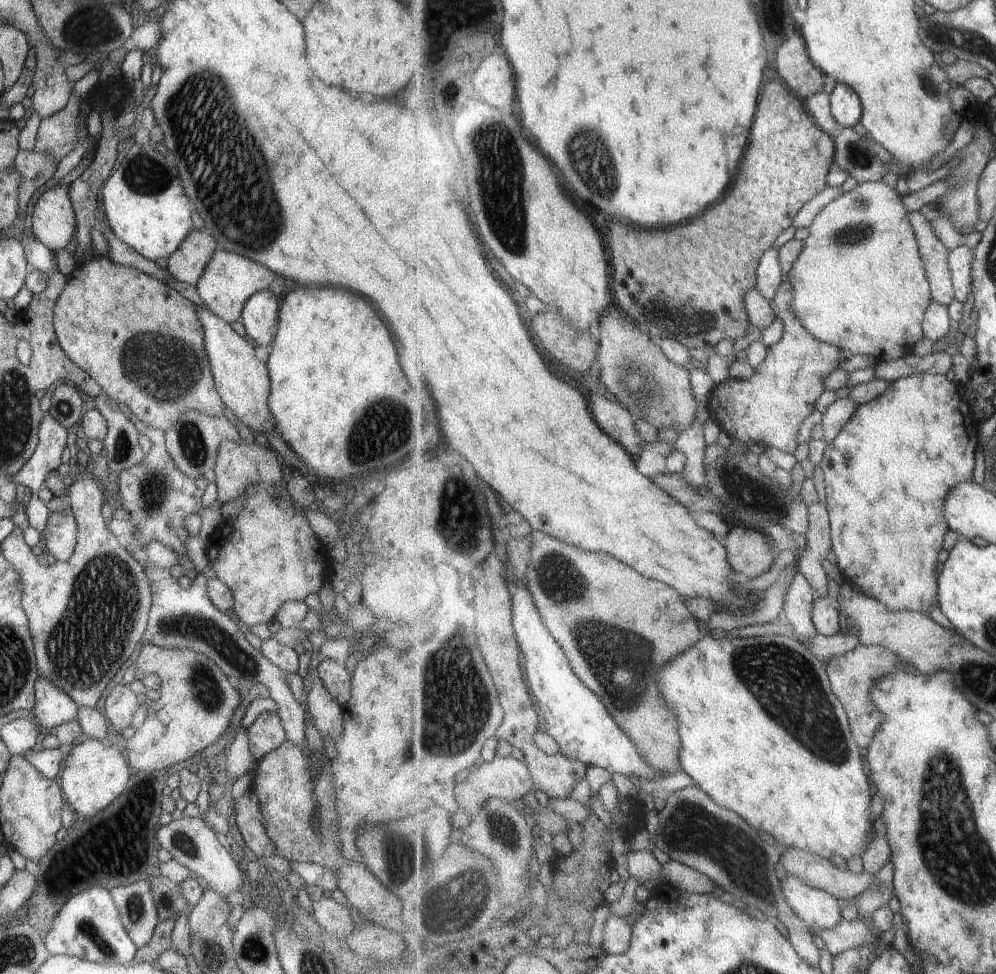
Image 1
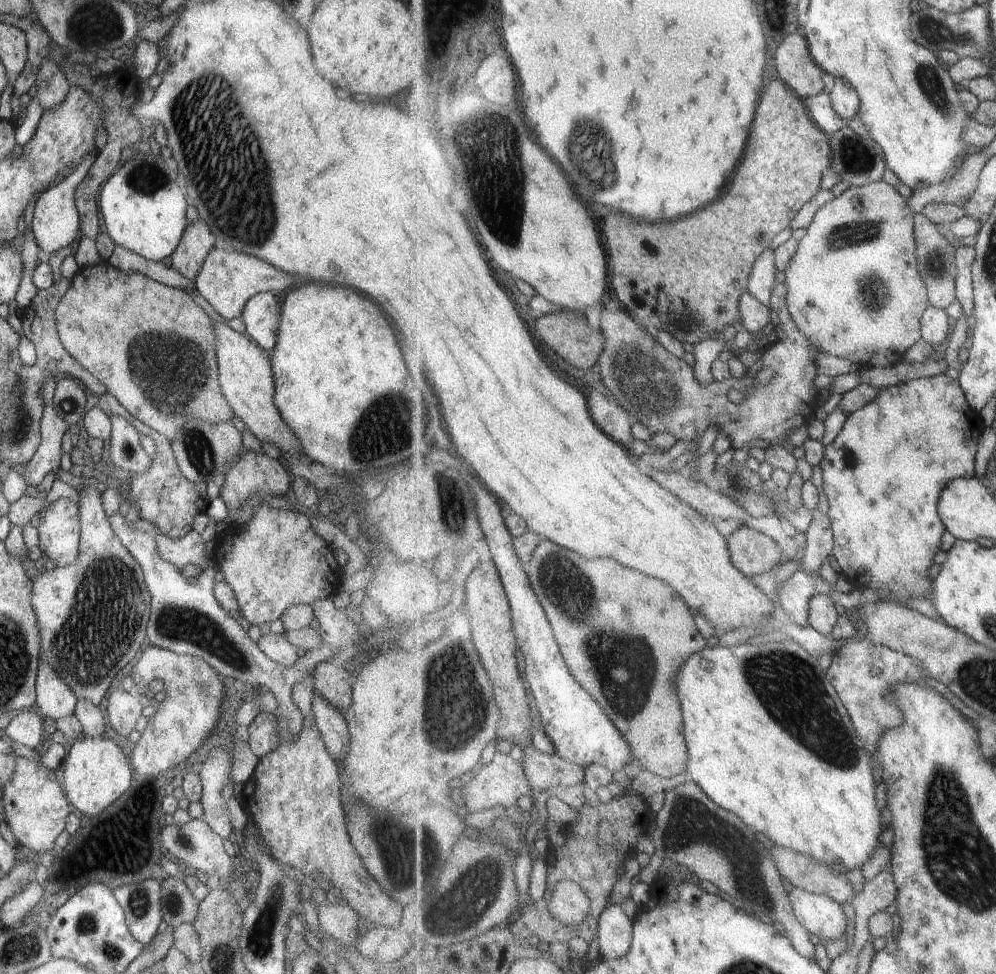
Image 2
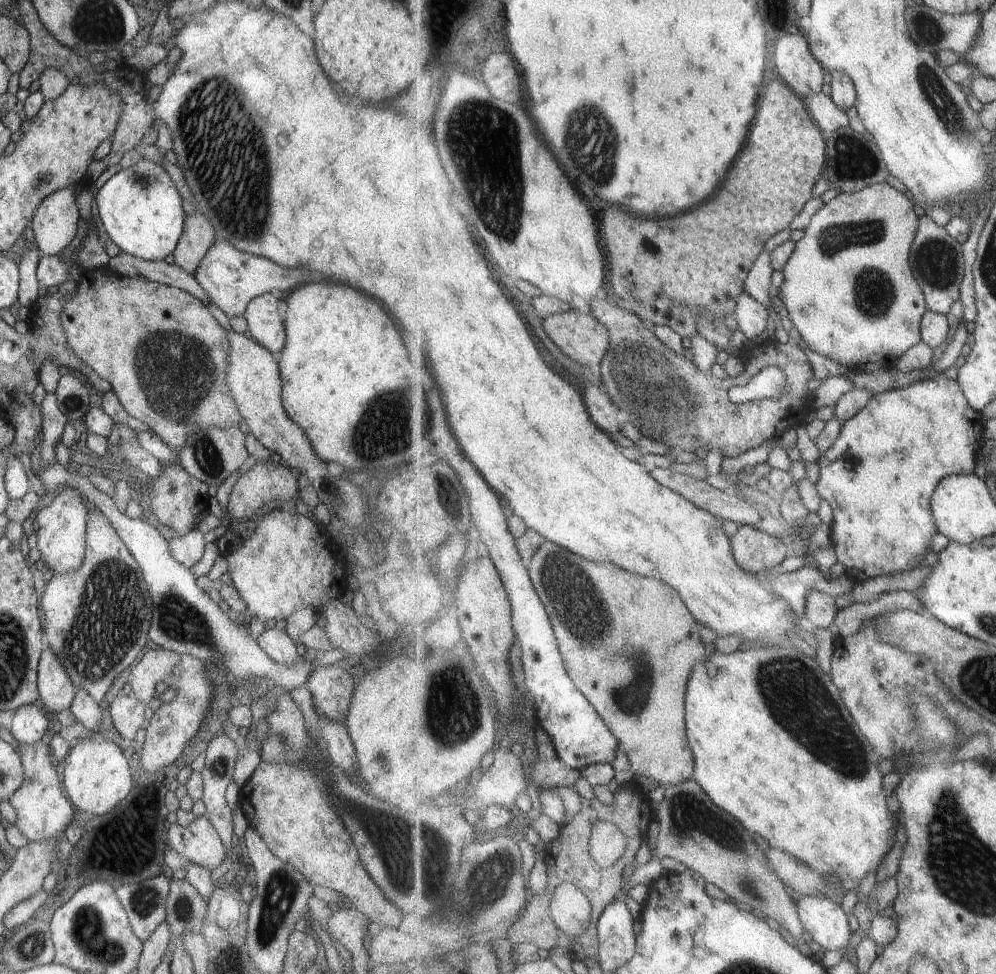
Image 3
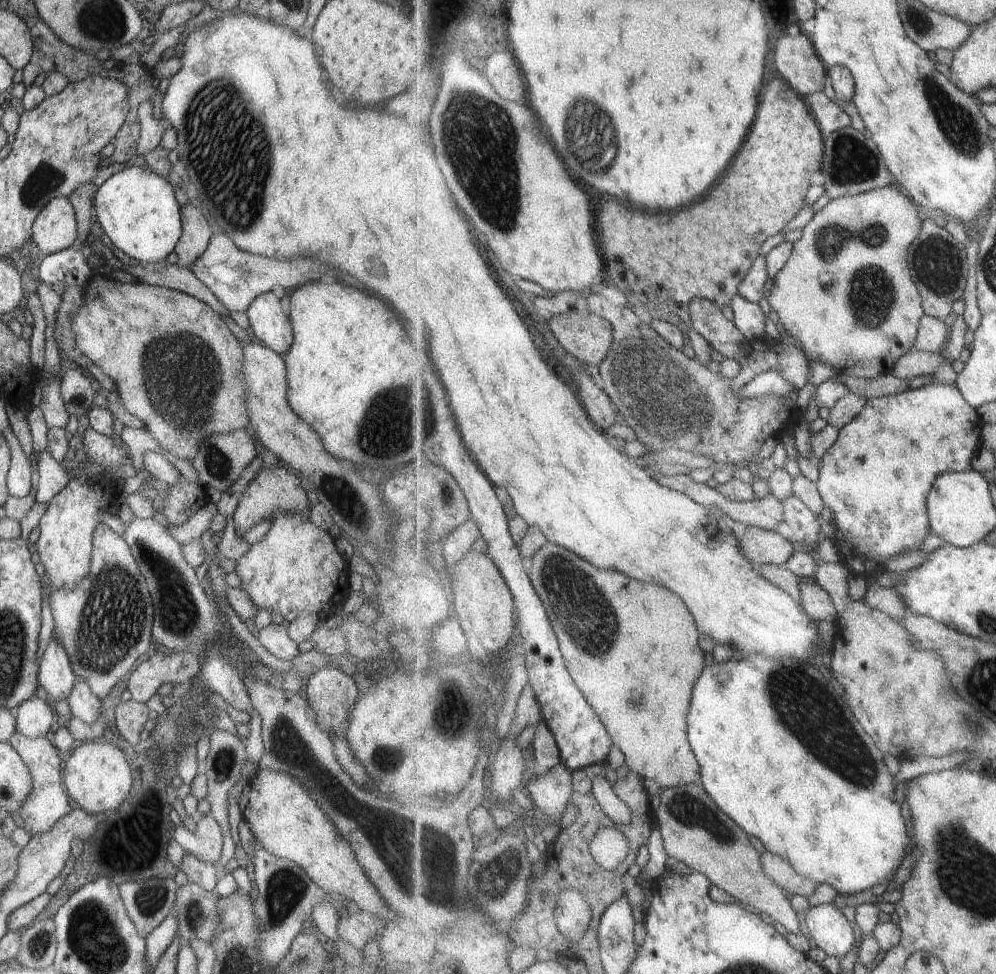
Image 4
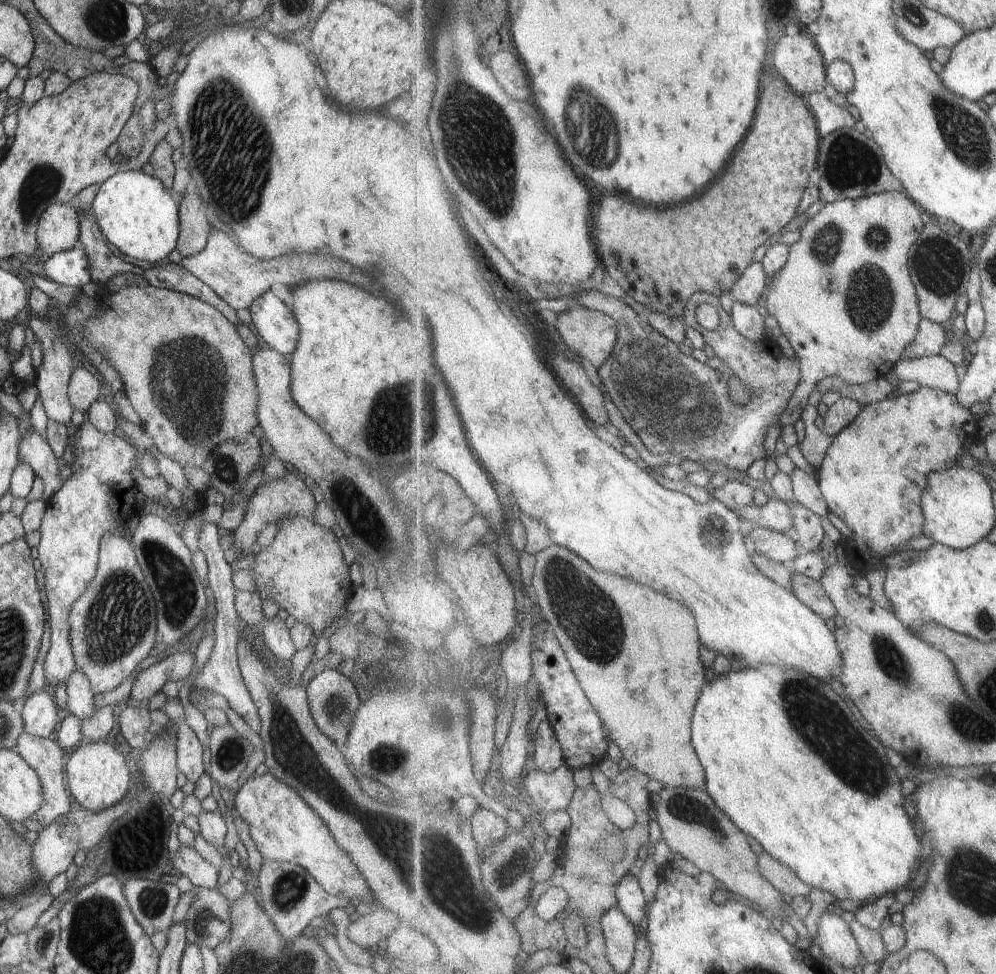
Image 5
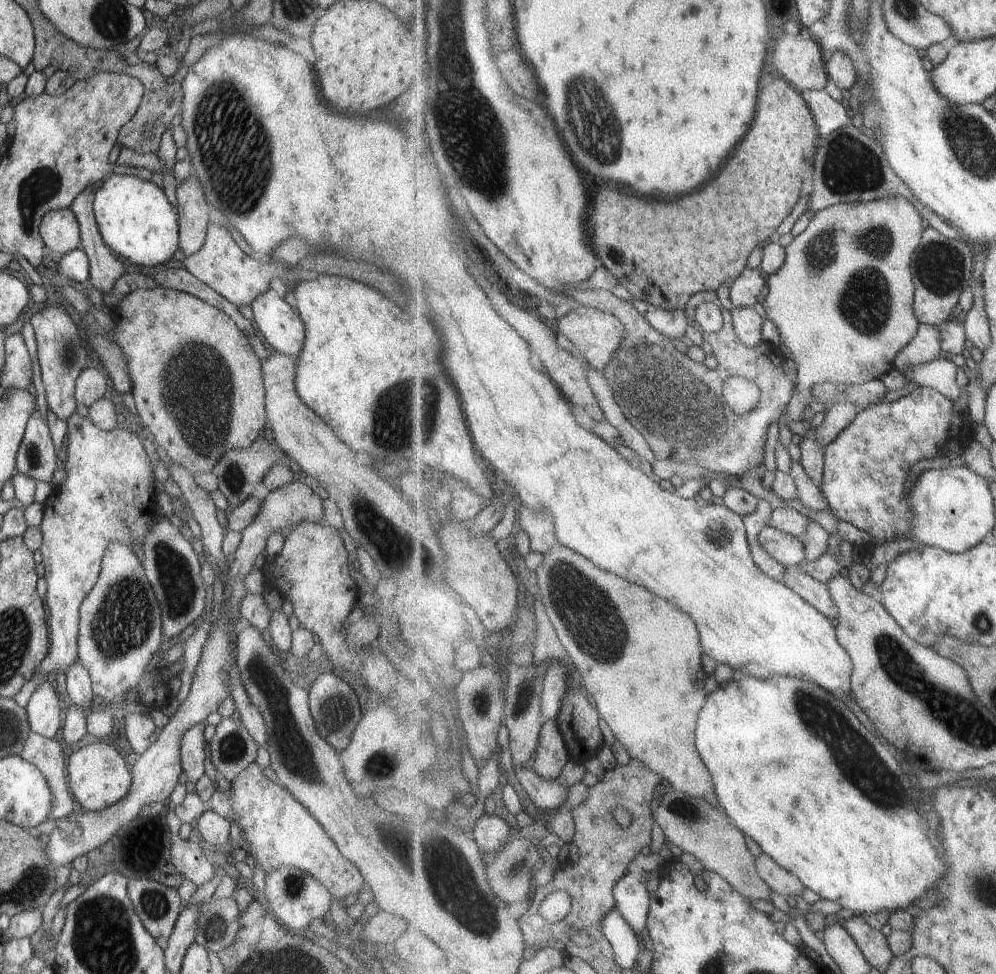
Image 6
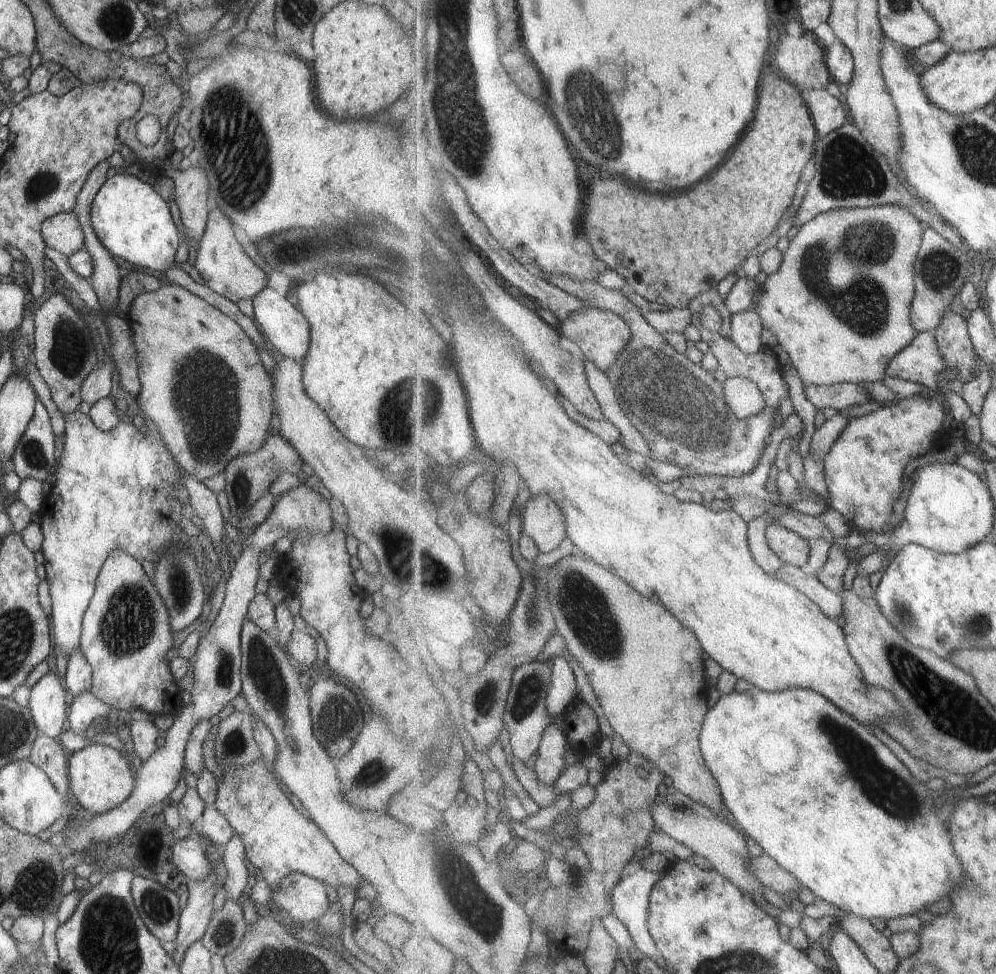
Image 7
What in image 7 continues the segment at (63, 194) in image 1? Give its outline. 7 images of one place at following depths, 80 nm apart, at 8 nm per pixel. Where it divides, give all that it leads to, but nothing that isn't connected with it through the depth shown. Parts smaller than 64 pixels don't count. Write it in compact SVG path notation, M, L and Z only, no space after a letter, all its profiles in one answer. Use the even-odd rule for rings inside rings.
M57 213L42 222L40 233L44 244L69 256L83 246L84 236L75 213Z

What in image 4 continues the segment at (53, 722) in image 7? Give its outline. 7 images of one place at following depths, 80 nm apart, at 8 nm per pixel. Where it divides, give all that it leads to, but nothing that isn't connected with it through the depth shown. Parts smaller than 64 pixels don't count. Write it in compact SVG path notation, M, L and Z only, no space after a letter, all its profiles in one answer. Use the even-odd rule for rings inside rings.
M36 695L29 697L17 706L15 732L25 737L44 736L51 724L51 704Z

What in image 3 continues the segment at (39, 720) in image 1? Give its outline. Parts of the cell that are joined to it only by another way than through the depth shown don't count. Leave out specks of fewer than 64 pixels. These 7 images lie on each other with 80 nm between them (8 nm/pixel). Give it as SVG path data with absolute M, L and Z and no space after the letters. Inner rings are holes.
M44 644L36 670L36 687L45 712L68 708L76 688L55 653Z

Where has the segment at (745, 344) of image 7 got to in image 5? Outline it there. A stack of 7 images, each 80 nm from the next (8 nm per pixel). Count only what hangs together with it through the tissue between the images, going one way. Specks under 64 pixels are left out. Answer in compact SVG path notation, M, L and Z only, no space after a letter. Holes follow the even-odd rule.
M733 301L733 319L735 328L746 338L753 342L766 340L765 314L762 306L743 304Z

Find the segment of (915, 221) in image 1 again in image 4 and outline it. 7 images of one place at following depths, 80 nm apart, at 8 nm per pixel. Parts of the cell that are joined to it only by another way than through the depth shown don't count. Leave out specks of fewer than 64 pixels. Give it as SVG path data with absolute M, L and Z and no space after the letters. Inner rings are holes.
M929 215L922 222L919 238L915 240L908 254L911 274L923 297L923 308L927 315L943 320L954 312L954 304L964 298L970 261L964 245L955 235L937 226Z

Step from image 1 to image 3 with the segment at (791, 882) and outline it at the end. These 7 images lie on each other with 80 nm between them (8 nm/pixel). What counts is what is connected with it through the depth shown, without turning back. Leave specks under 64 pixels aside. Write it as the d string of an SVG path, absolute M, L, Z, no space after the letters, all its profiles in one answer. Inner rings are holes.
M813 895L798 896L798 913L806 930L826 951L845 951L853 932L839 902Z

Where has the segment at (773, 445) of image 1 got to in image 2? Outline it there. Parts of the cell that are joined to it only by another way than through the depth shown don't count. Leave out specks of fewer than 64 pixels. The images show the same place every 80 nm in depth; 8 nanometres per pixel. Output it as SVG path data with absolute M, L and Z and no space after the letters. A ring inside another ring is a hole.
M784 279L778 281L772 292L771 308L779 318L779 326L784 333L782 339L778 339L765 347L761 352L762 361L759 362L759 370L751 374L751 378L736 379L731 378L724 381L713 381L704 385L697 377L694 367L689 366L684 359L677 358L651 334L648 333L637 320L631 317L627 310L614 304L613 302L604 304L600 310L600 330L606 335L606 348L600 356L600 370L602 372L602 382L613 394L614 400L619 403L633 420L638 420L653 433L673 432L685 441L700 442L703 432L709 426L715 426L716 438L720 435L727 438L733 450L745 448L751 440L776 440L777 444L787 448L784 442L785 434L791 429L806 426L814 419L816 406L820 403L821 392L815 388L815 376L817 376L817 366L815 366L815 354L820 352L807 335L797 326L790 313L787 302L788 286ZM773 368L776 376L773 380L763 386L756 380L760 370ZM737 389L745 392L746 401L740 405L731 402L729 394L731 390Z

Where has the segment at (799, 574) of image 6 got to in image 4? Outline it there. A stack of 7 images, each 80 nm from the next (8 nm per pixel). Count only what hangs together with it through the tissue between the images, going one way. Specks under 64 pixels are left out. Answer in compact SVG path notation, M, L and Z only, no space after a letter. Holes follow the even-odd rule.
M816 581L801 583L801 606L814 622L836 622L838 612L833 597Z

